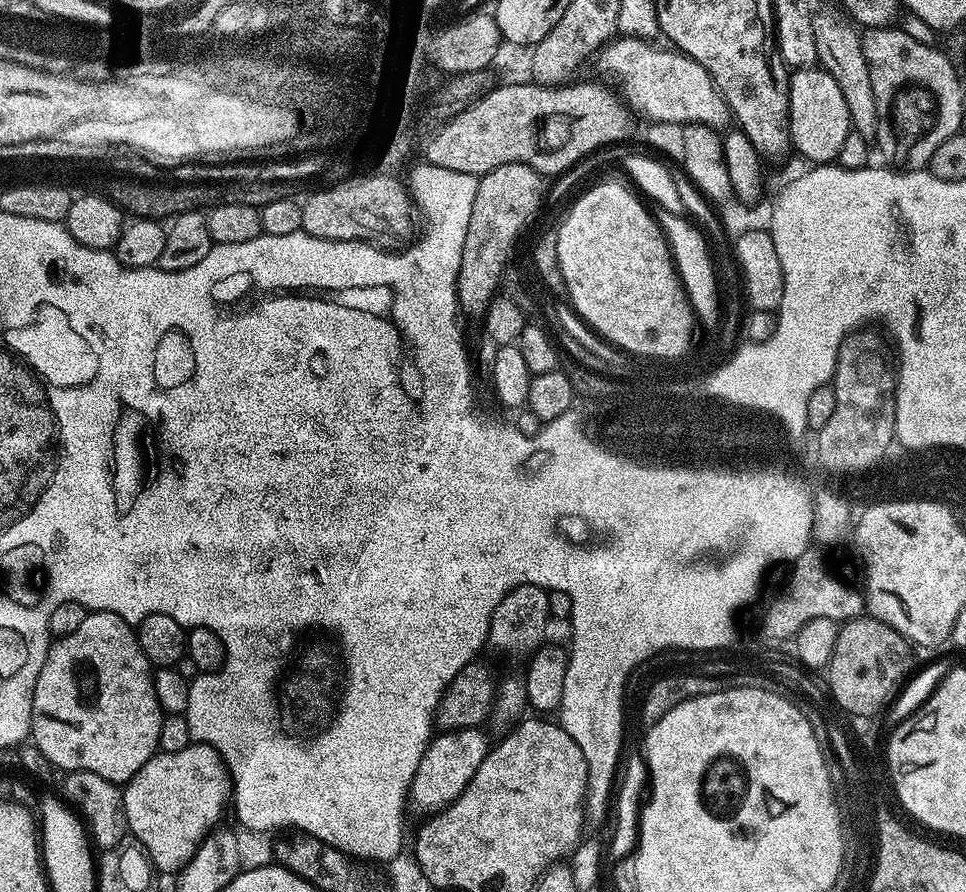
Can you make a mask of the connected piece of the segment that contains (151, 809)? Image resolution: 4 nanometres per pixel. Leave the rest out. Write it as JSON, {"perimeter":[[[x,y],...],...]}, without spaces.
{"perimeter":[[[191,742],[184,750],[174,753],[157,751],[146,762],[146,766],[142,766],[142,770],[138,770],[138,774],[134,774],[123,785],[122,791],[129,833],[148,852],[153,868],[161,873],[176,874],[190,862],[191,856],[198,850],[209,831],[221,823],[220,815],[224,812],[224,803],[227,805],[232,795],[232,778],[218,750],[208,744]]]}

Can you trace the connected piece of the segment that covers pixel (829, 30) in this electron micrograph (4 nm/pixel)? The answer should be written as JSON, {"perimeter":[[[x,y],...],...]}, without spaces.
{"perimeter":[[[817,11],[814,18],[816,58],[819,67],[827,70],[842,89],[842,98],[846,98],[846,110],[850,110],[853,129],[872,138],[875,137],[876,124],[880,119],[874,86],[870,86],[870,66],[866,62],[866,54],[862,54],[861,29],[847,15],[837,12]]]}

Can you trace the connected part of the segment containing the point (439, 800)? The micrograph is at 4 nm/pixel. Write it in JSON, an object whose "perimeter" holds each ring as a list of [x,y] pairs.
{"perimeter":[[[479,727],[453,728],[441,731],[441,736],[440,733],[433,735],[410,789],[413,801],[417,800],[427,810],[439,810],[453,804],[463,794],[478,766],[482,766],[482,758],[486,758],[490,747],[490,741],[480,731]]]}

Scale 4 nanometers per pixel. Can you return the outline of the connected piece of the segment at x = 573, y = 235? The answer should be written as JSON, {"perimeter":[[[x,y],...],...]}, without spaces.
{"perimeter":[[[596,184],[585,196],[577,198],[576,205],[569,210],[568,217],[564,220],[564,225],[560,224],[558,228],[557,260],[564,260],[561,276],[568,276],[568,284],[572,284],[572,296],[576,296],[576,304],[580,304],[582,318],[592,320],[594,330],[607,343],[626,346],[637,354],[673,355],[686,343],[687,314],[690,311],[687,294],[679,274],[674,270],[672,252],[664,239],[664,232],[657,227],[651,211],[646,206],[644,209],[645,201],[631,187],[628,188],[623,188],[620,184]]]}

